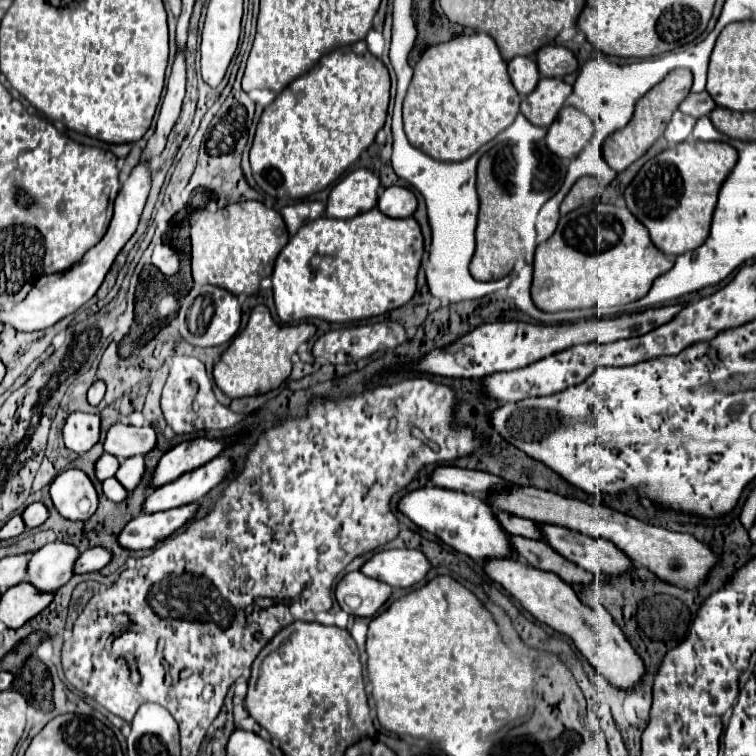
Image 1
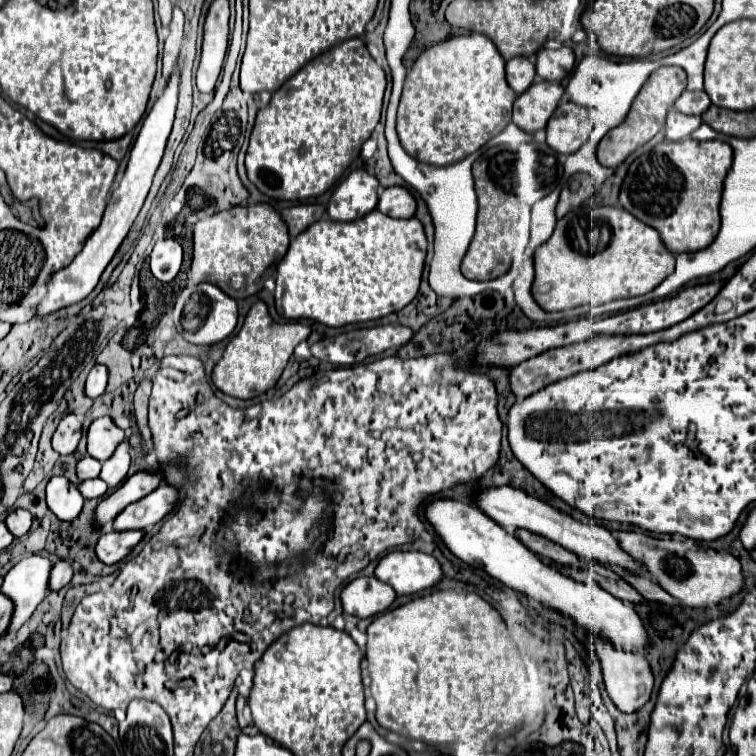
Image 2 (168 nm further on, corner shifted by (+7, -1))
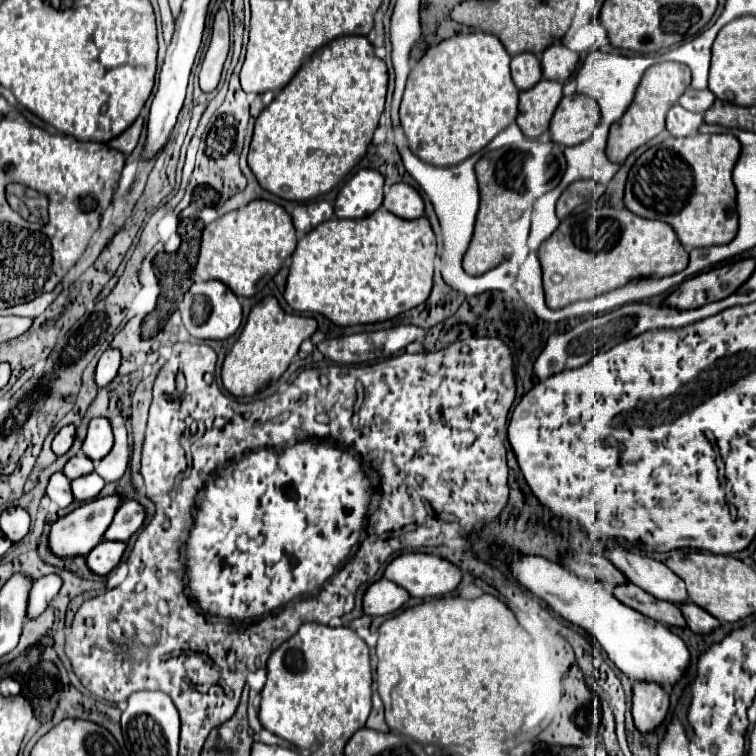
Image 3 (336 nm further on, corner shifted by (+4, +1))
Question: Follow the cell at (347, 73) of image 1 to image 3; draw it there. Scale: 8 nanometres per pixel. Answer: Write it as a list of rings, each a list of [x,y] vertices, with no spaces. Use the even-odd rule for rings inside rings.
[[[359,35],[337,37],[335,41],[327,43],[319,51],[315,51],[309,57],[309,61],[297,71],[297,75],[289,81],[289,85],[275,95],[275,99],[261,111],[261,115],[255,121],[255,133],[253,133],[253,141],[251,141],[251,149],[249,149],[249,167],[251,167],[253,175],[257,177],[259,185],[263,189],[267,189],[269,193],[273,193],[281,199],[287,199],[287,201],[307,201],[307,199],[313,199],[317,195],[323,195],[323,193],[331,191],[359,163],[359,159],[365,155],[365,151],[367,151],[367,147],[373,139],[373,133],[377,129],[383,107],[385,107],[385,93],[387,93],[387,65],[385,65],[385,61],[381,61],[373,53],[373,45],[367,41],[367,37],[359,37]]]

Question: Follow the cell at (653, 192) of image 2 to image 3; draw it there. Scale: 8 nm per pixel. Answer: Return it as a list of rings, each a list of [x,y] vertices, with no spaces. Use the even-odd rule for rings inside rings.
[[[691,135],[691,137],[669,137],[661,145],[647,149],[631,167],[625,187],[625,207],[639,217],[659,219],[673,227],[685,249],[725,245],[735,237],[737,211],[735,211],[735,185],[731,181],[733,165],[739,157],[741,145],[733,135]]]

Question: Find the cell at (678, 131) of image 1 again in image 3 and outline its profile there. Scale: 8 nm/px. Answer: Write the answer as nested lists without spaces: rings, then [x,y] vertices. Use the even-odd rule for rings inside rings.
[[[673,105],[669,109],[669,113],[667,113],[667,131],[673,137],[695,135],[701,123],[703,123],[703,115],[701,113],[685,111],[681,105]]]

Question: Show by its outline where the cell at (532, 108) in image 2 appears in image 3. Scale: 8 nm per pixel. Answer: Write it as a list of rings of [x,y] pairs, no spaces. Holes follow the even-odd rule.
[[[541,79],[535,87],[519,93],[517,125],[521,131],[531,139],[537,139],[541,133],[545,133],[561,97],[563,85],[547,79]]]

